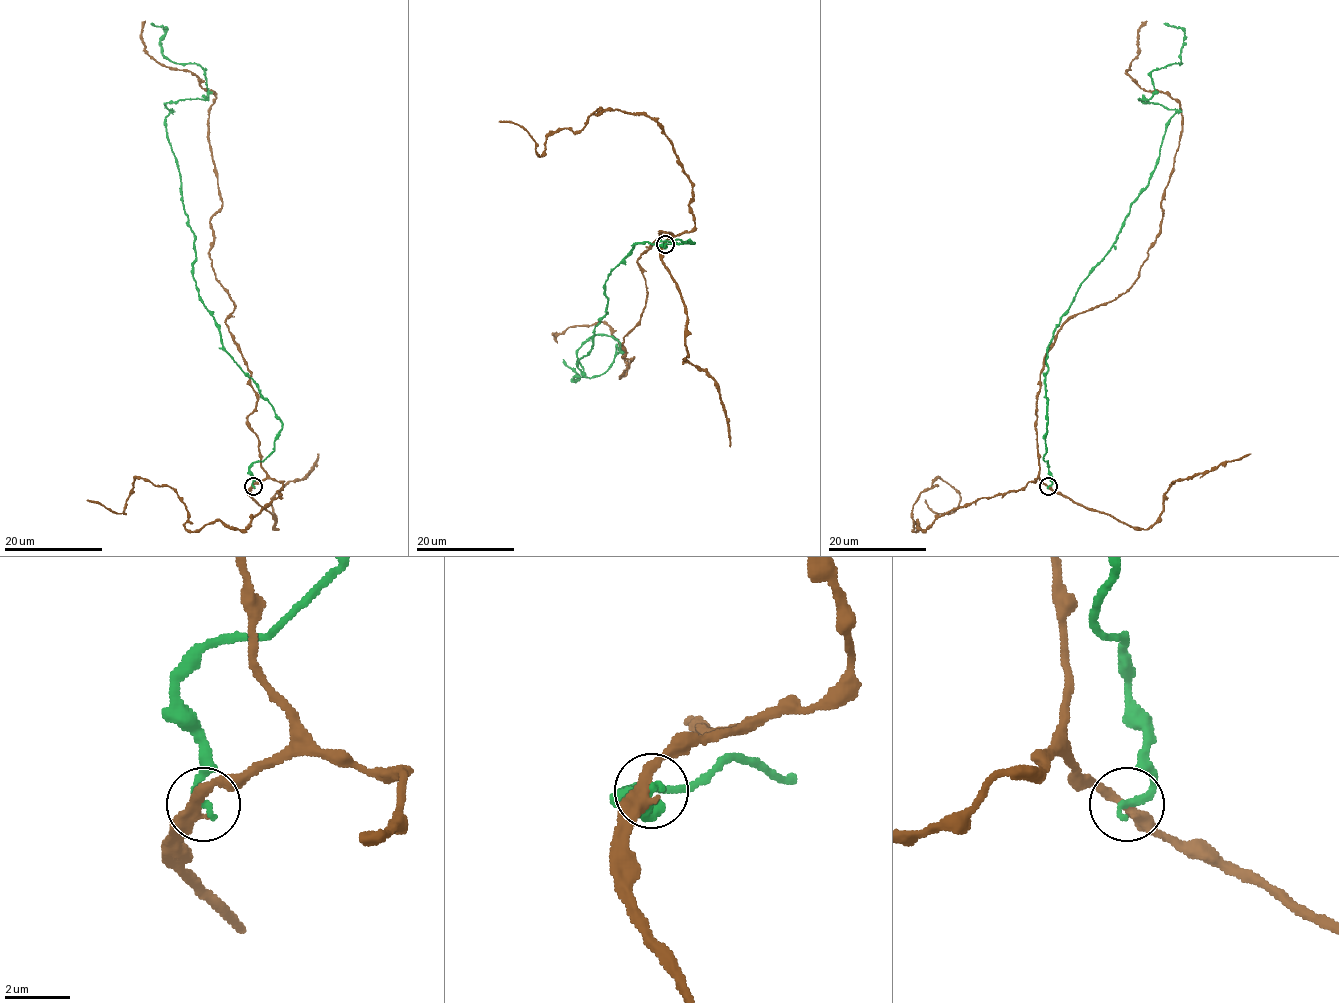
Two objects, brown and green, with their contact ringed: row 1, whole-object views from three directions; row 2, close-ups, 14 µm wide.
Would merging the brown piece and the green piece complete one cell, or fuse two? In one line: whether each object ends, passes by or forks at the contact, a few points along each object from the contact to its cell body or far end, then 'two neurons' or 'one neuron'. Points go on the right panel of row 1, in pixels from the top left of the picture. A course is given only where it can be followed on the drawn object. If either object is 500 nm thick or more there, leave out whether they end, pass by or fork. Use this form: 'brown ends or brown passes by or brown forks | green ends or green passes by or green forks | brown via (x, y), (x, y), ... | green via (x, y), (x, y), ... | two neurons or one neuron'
brown passes by | green ends | brown via (1047, 486), (1036, 427), (1043, 359), (1068, 320), (1138, 277), (1182, 129), (1173, 99), (1126, 71), (1146, 21) | green via (1048, 486), (1046, 351), (1175, 113), (1139, 99), (1151, 72), (1181, 64), (1184, 32), (1164, 23) | two neurons

